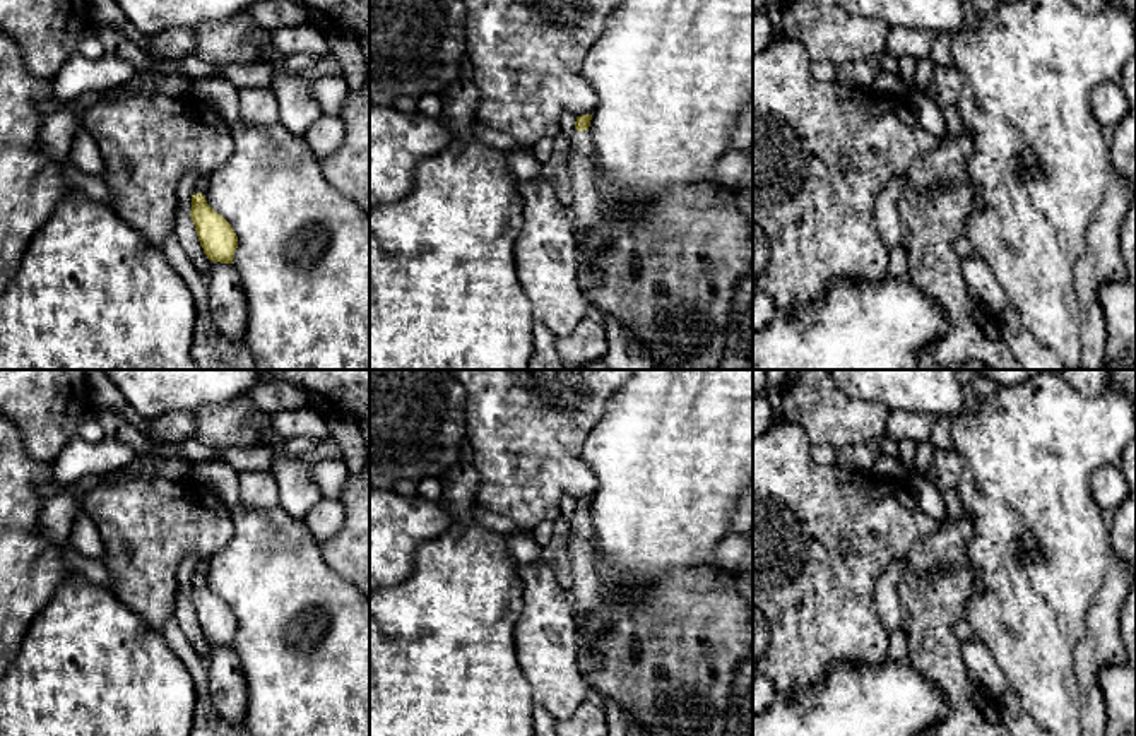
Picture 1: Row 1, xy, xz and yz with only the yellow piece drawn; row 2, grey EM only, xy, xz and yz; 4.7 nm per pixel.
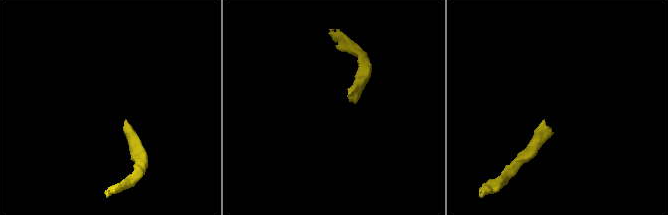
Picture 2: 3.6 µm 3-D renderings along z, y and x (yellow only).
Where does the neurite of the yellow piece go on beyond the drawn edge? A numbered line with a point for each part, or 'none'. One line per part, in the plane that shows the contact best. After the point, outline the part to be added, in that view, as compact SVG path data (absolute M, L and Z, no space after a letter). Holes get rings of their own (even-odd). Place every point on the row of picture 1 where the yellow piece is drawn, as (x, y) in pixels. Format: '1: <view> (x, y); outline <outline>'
1: xz (668, 271); outline M575 130L570 139L568 175L573 195L570 216L578 245L578 264L589 262L601 272L590 288L582 289L594 313L606 312L631 329L655 365L667 370L717 370L724 354L734 281L753 265L753 236L736 205L734 190L717 181L671 185L655 205L621 217L616 207L623 202L607 200L597 187L599 169L590 132Z

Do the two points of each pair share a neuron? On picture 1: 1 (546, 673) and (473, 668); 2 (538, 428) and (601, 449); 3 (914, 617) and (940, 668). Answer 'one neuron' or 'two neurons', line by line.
1: two neurons
2: two neurons
3: one neuron

